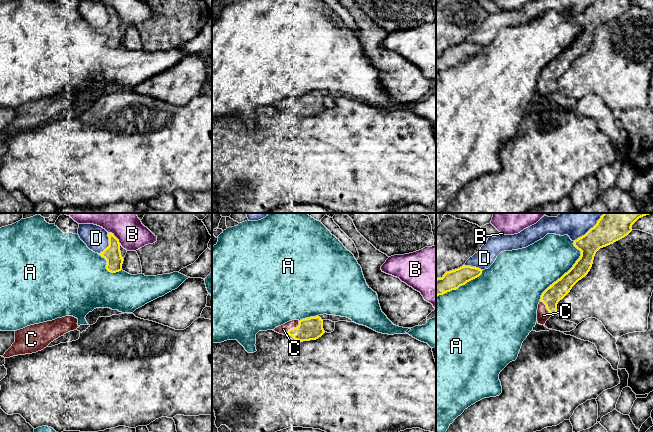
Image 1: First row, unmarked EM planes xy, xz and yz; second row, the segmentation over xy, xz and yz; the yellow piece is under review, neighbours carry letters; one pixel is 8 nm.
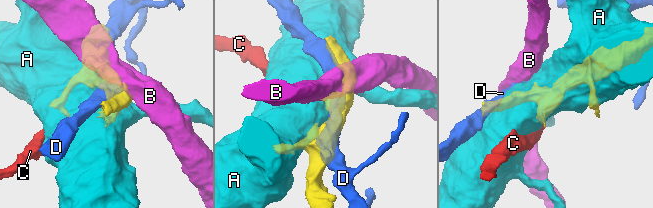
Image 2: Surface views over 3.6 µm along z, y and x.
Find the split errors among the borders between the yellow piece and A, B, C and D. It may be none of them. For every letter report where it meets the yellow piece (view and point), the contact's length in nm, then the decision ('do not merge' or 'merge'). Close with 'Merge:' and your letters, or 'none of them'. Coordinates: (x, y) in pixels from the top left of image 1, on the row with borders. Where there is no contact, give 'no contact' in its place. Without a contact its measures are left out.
A: contact yz (567, 272); length 550 nm; do not merge
B: contact xy (115, 237); length 140 nm; do not merge
C: contact xz (293, 328); length 160 nm; merge
D: contact xy (109, 244); length 180 nm; do not merge
Merge: C

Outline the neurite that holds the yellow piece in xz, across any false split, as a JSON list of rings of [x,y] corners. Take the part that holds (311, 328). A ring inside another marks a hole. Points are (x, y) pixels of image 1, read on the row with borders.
[[[319,316],[305,318],[300,321],[292,320],[276,327],[273,331],[283,335],[290,335],[301,342],[316,340],[325,333],[323,320]]]

